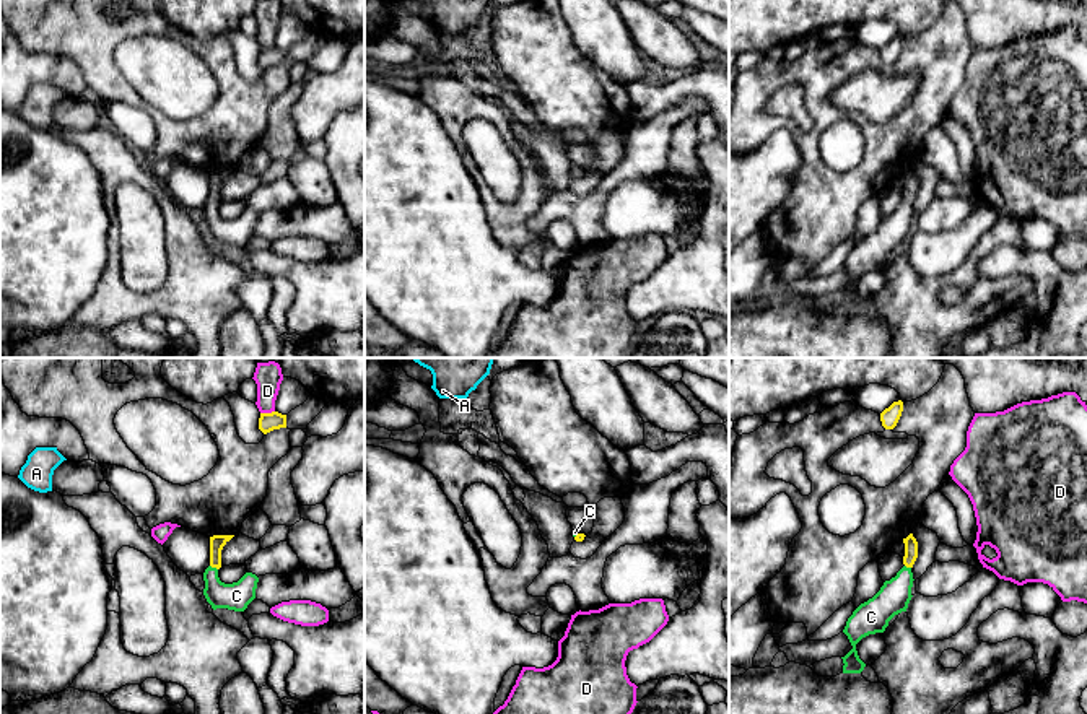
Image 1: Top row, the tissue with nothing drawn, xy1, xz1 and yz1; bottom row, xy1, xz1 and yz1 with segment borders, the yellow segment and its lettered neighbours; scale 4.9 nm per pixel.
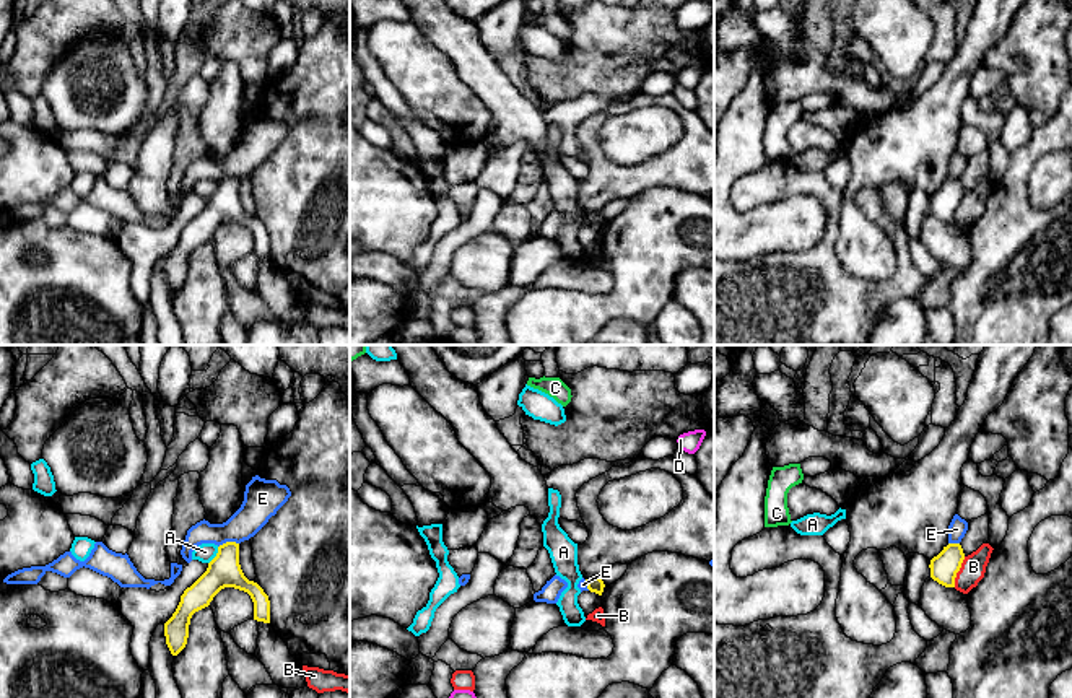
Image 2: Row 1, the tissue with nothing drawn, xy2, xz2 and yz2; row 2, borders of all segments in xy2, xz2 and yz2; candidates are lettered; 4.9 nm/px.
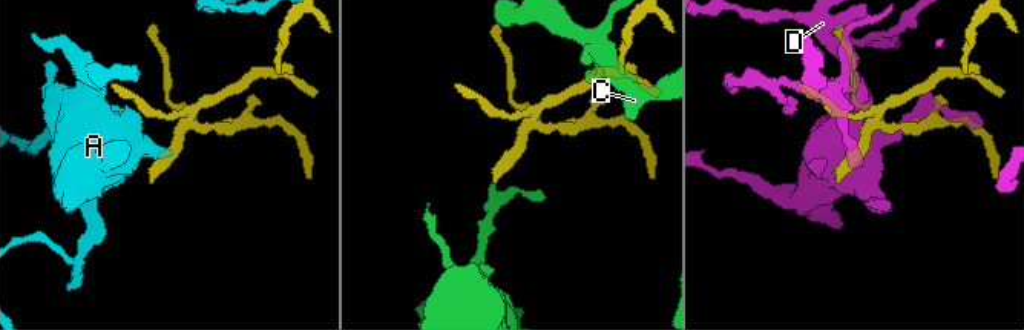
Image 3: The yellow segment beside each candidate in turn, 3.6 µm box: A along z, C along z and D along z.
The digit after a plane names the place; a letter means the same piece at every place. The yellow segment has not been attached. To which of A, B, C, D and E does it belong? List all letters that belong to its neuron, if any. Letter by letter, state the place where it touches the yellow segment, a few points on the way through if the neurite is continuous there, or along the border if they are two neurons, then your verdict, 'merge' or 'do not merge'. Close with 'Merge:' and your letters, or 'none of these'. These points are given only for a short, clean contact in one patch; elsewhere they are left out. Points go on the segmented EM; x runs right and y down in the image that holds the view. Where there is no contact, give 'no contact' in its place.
A: contact xy2 (217, 555); border xy2 (218, 547), (218, 552), (209, 563); do not merge
B: contact yz2 (958, 570); do not merge
C: contact xy1 (213, 566); way xy1 (217, 542), (213, 566), (213, 581), (236, 596); merge
D: contact xy1 (267, 413); do not merge
E: contact xy2 (228, 542); border xy2 (238, 542), (223, 542), (218, 547); do not merge
Merge: C

